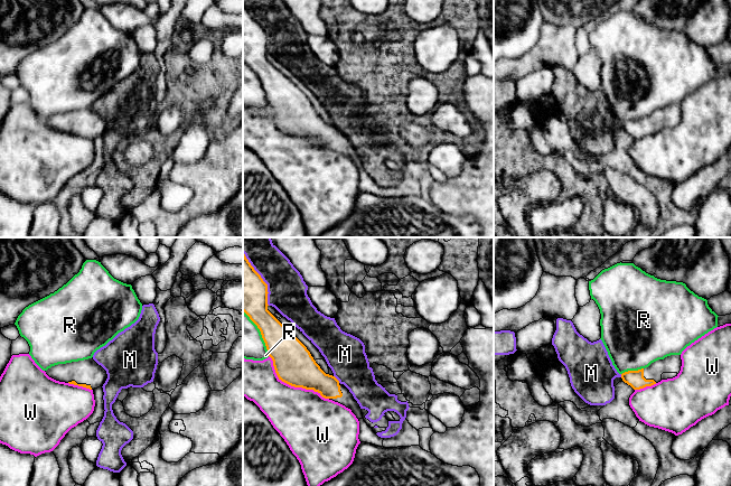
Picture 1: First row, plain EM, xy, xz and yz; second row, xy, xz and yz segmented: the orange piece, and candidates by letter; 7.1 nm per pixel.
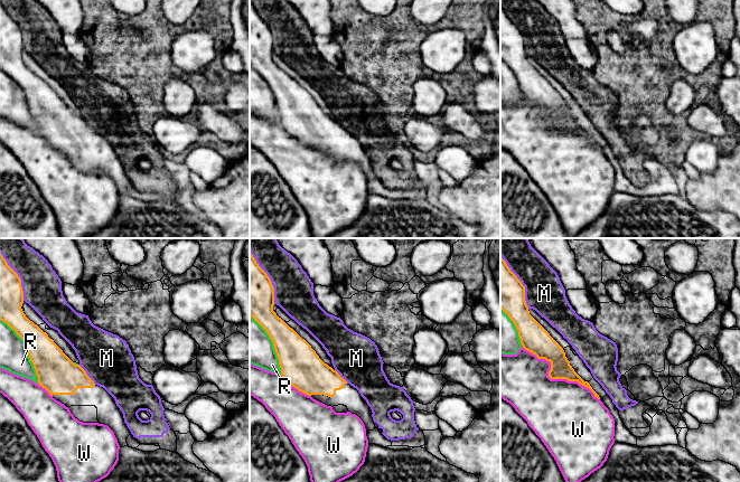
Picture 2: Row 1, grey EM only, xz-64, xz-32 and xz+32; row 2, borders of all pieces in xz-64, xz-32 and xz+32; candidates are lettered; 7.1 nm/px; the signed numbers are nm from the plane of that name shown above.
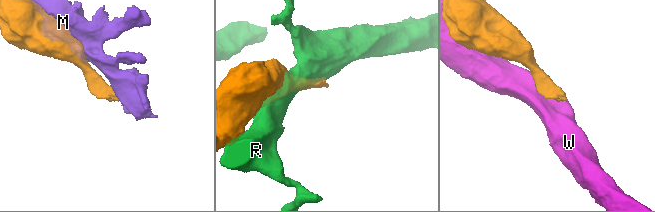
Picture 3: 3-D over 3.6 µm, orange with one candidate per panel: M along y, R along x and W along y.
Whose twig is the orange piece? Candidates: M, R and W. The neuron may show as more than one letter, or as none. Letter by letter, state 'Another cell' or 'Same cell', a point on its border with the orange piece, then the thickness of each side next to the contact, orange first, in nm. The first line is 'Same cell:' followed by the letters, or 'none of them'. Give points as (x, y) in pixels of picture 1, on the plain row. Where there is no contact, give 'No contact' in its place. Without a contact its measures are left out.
Same cell: none of them
M: Another cell. Touches orange at xz (262, 28). Thickness 320 nm (orange) against 280 nm
R: Another cell. Touches orange at yz (631, 120). Thickness 120 nm (orange) against 460 nm
W: Another cell. Touches orange at xz (292, 134). Thickness 280 nm (orange) against 400 nm

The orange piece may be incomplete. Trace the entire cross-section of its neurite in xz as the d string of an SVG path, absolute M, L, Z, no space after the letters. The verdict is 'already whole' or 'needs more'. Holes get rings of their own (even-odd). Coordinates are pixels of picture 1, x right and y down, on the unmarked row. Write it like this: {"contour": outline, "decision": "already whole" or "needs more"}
{"contour": "M243 2L243 60L260 78L279 129L294 137L313 139L322 147L350 158L358 169L362 168L362 158L349 139L340 133L335 125L326 123L307 96L268 59L268 43L268 34Z", "decision": "needs more"}

